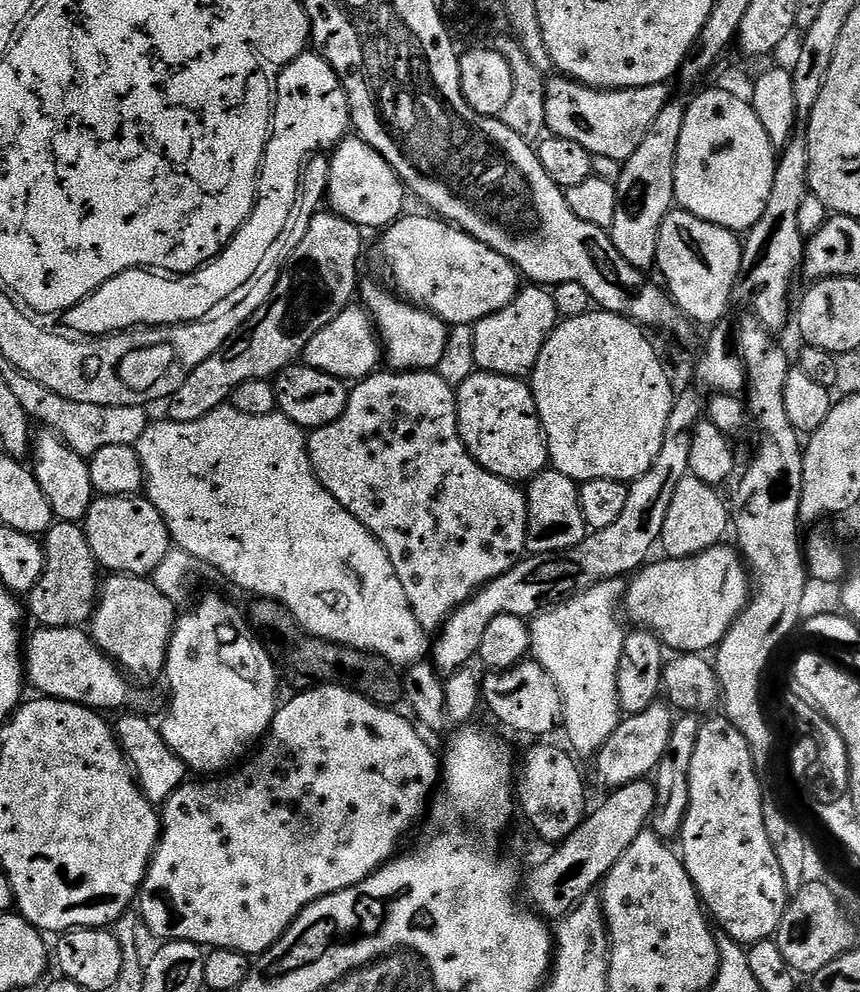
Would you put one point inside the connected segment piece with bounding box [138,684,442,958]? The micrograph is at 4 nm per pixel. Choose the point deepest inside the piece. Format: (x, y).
(339, 781)

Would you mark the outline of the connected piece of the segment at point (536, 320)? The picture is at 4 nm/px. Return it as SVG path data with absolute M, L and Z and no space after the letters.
M521 287L510 306L482 318L473 327L477 369L499 376L527 377L534 370L538 354L542 354L542 346L546 346L560 319L552 293L547 287Z

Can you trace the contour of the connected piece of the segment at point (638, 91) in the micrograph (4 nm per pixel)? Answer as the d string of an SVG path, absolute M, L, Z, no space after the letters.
M556 74L545 83L546 90L546 124L545 129L551 135L558 138L566 138L570 142L578 142L582 150L586 150L589 156L601 156L602 158L614 158L621 162L628 160L638 146L642 146L642 138L646 138L646 130L654 126L654 118L662 114L664 107L668 105L670 93L667 83L654 86L642 86L641 88L617 88L615 90L601 90L587 88L576 80L570 80L563 74Z

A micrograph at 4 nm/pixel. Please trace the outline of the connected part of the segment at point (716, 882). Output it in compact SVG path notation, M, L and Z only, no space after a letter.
M705 719L700 726L698 746L694 746L694 759L690 762L690 802L678 848L700 902L715 927L732 940L751 946L775 937L782 914L788 909L790 893L782 878L782 866L778 866L778 858L774 858L774 846L770 846L770 838L766 838L765 793L760 792L758 769L752 761L750 746L730 721L719 719Z

